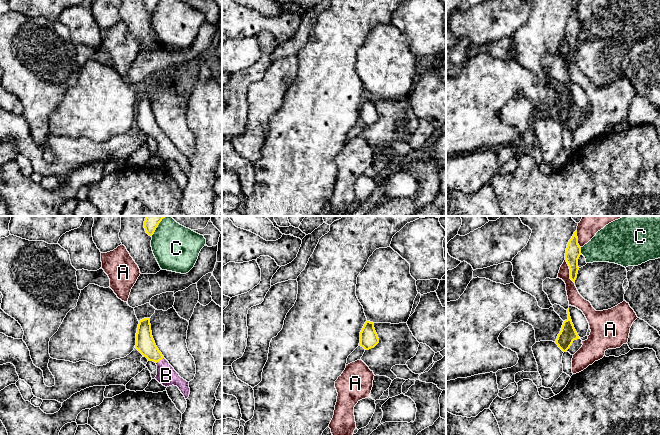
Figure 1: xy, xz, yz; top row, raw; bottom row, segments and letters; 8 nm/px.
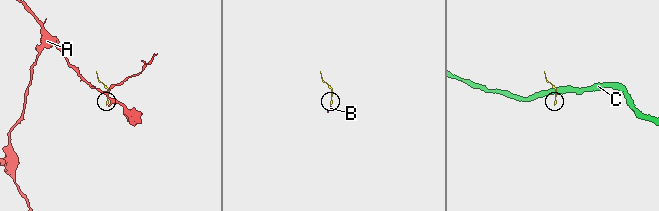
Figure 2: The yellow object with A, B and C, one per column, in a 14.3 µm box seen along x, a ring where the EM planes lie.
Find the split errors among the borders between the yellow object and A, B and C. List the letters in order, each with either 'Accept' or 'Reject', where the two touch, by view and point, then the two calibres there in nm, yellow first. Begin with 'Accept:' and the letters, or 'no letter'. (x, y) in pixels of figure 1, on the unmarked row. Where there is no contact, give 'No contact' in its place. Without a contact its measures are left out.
Accept: B
A: Reject. Touches yellow at yz (570, 47). Thickness 130 nm (yellow) against 110 nm
B: Accept. Touches yellow at xy (159, 136). Thickness 160 nm (yellow) against 160 nm
C: Reject. Touches yellow at yz (580, 26). Thickness 130 nm (yellow) against 280 nm

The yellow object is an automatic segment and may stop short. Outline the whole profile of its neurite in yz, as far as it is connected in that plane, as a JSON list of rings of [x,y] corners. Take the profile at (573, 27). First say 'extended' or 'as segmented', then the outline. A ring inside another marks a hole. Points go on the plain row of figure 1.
as segmented; [[[577,6],[569,16],[566,24],[565,35],[570,45],[570,55],[575,59],[578,50],[578,35],[581,31],[581,23],[578,20]]]

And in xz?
as segmented; [[[366,97],[360,108],[359,121],[365,126],[374,124],[379,119],[378,111],[374,104],[374,99]]]

